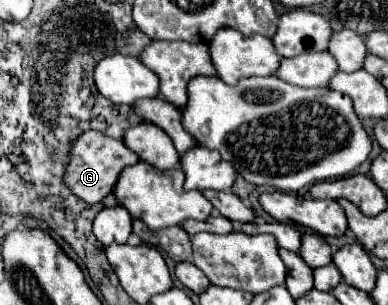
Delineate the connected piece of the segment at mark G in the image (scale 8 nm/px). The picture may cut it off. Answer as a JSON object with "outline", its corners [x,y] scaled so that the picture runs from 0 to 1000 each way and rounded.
{"outline":[[[224,430],[209,436],[178,489],[178,534],[168,548],[168,574],[162,574],[162,600],[183,620],[188,639],[198,639],[209,659],[229,666],[229,672],[250,672],[260,666],[296,613],[296,593],[307,580],[307,567],[327,548],[327,541],[348,541],[358,528],[358,515],[348,515],[348,502],[338,502],[338,489],[327,489],[317,475],[317,462],[276,449],[260,430]]]}

